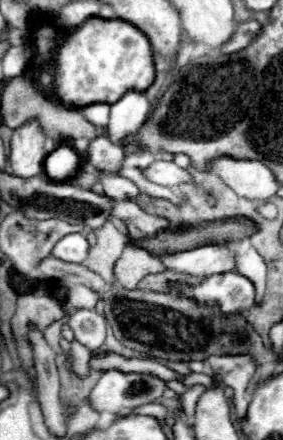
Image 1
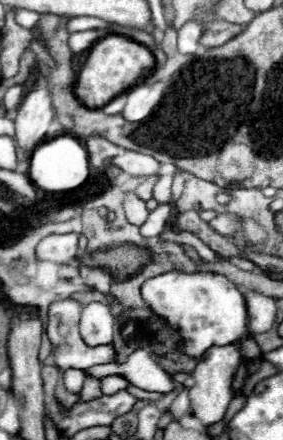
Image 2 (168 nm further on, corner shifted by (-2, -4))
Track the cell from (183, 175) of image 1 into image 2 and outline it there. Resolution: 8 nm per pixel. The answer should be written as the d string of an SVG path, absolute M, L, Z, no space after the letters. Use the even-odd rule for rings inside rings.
M121 150L117 156L113 156L109 160L109 164L121 168L123 172L131 174L131 176L149 176L149 174L157 174L161 170L161 164L147 154L135 152L135 150Z

